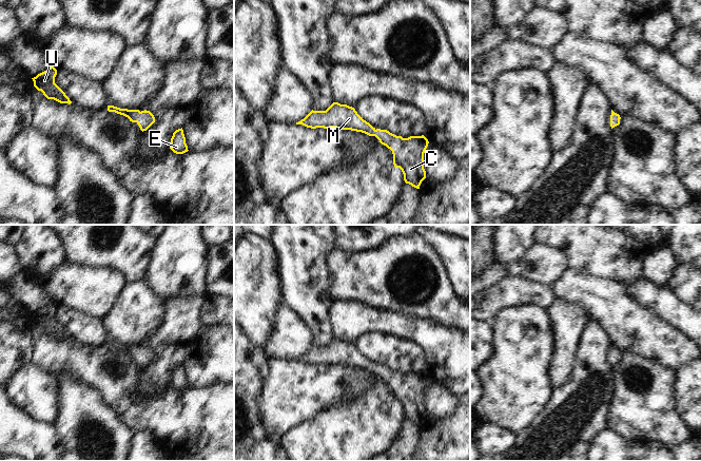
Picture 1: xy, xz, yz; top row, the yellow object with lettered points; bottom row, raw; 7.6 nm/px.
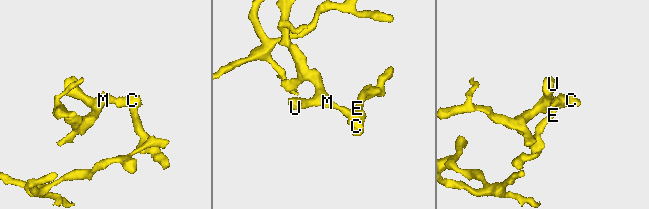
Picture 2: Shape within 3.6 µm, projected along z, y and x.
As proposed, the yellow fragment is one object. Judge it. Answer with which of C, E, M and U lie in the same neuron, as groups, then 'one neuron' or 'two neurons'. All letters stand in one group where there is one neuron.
C E M U | one neuron

